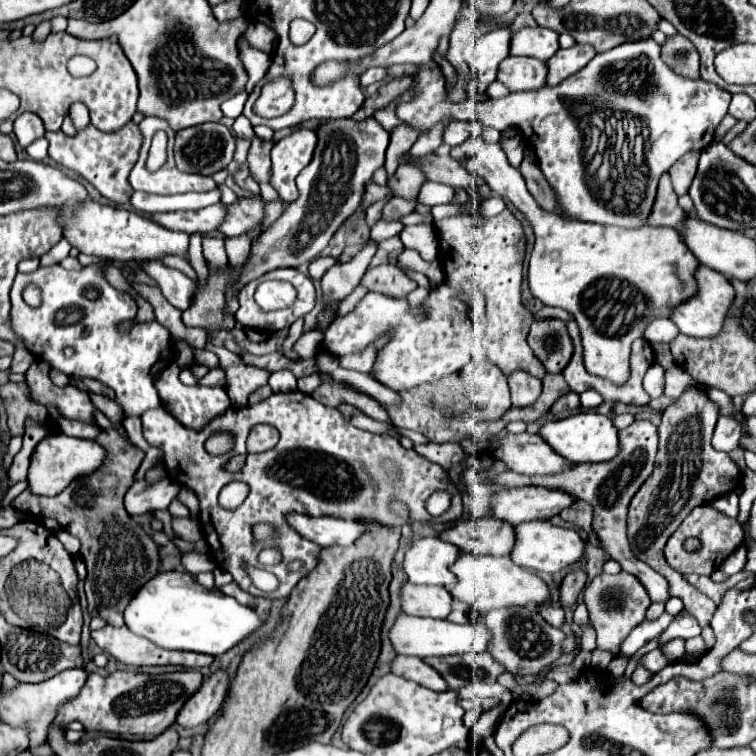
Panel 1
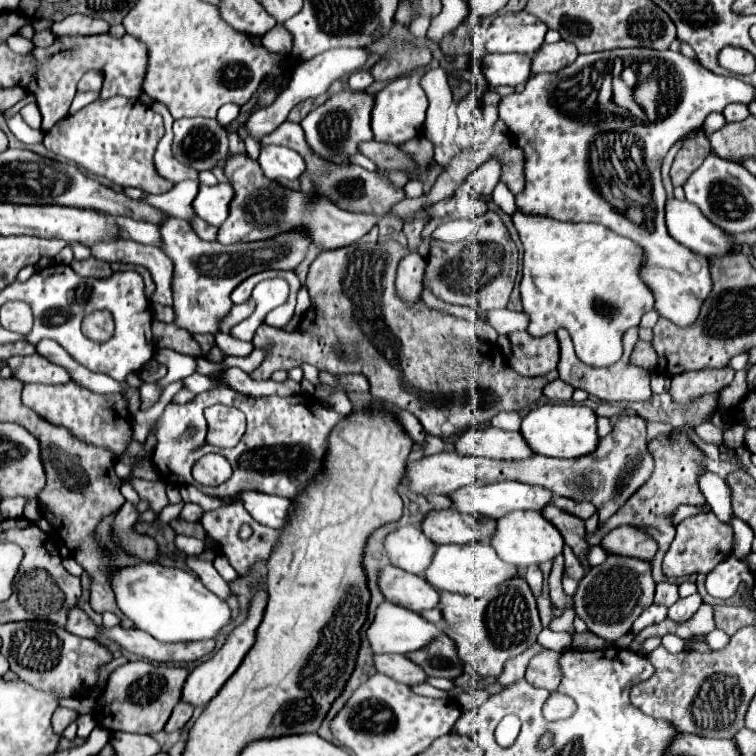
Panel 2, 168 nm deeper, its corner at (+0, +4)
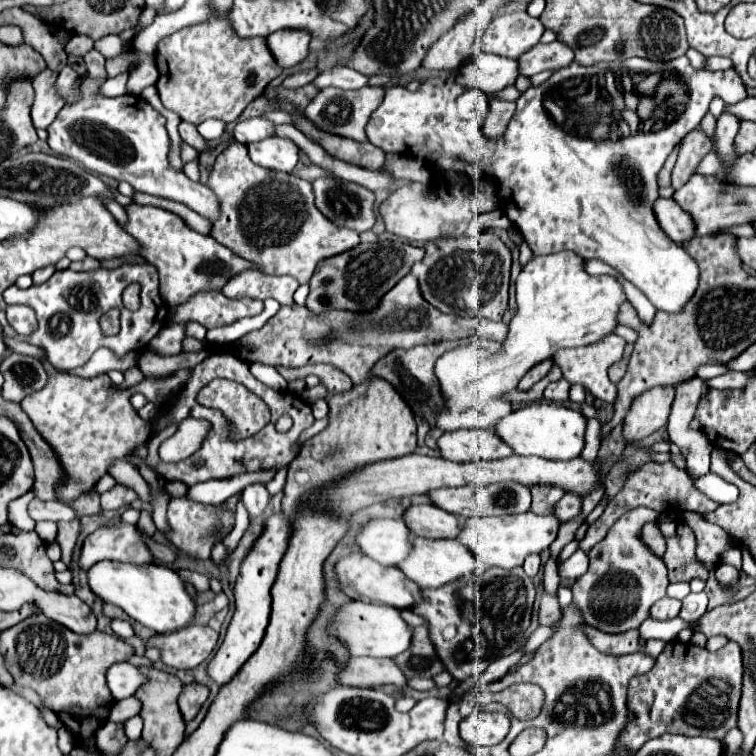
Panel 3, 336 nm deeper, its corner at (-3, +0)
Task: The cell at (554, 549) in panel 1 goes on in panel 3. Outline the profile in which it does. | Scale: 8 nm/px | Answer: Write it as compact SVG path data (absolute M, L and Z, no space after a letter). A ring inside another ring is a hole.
M533 512L509 514L509 516L487 516L487 518L465 518L457 538L471 550L471 556L479 556L483 562L499 568L517 568L531 552L541 552L551 546L557 538L559 520L555 516L539 516Z

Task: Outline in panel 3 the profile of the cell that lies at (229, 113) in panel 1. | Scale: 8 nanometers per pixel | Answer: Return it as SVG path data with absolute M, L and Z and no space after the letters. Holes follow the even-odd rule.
M205 120L203 124L197 126L199 134L205 138L205 140L217 140L221 138L223 130L225 130L225 122L219 122L219 120Z

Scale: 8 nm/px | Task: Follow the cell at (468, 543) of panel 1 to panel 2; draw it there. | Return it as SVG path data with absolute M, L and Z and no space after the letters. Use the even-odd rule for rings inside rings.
M434 510L420 526L430 540L436 544L468 544L468 542L488 542L496 532L496 520L478 522L472 514L462 514L458 510Z

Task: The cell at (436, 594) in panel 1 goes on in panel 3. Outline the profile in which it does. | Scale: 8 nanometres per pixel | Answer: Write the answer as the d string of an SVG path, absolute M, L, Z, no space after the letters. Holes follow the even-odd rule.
M353 552L343 556L337 564L335 564L335 576L341 584L341 592L345 596L349 596L351 600L361 600L361 602L371 602L371 604L385 604L385 606L393 606L393 608L411 608L419 602L419 586L415 582L411 582L407 576L403 576L403 572L399 572L393 566L381 566L379 562Z

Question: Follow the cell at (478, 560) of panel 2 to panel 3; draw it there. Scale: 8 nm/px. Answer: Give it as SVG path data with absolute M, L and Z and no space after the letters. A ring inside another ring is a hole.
M413 536L411 538L411 552L401 564L397 564L397 568L409 580L415 580L415 584L419 588L439 588L439 586L447 584L449 580L457 580L457 578L461 578L465 574L471 574L471 572L473 572L473 579L477 588L479 588L479 584L481 586L487 584L484 575L489 566L483 564L479 558L471 556L471 552L467 552L467 546L463 546L459 540L453 540L453 538L429 540L429 538Z

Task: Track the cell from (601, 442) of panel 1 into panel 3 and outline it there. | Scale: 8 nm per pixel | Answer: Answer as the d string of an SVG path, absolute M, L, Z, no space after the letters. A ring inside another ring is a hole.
M533 402L499 418L495 422L495 434L507 446L511 446L511 450L519 456L539 456L547 460L571 460L571 458L577 458L583 450L585 424L587 424L587 418L573 408L557 406L555 402Z

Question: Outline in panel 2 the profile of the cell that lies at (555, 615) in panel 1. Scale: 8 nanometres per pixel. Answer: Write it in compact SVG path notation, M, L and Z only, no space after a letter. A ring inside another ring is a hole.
M534 564L534 566L528 566L526 568L526 582L528 582L528 586L530 586L530 590L532 590L532 594L538 598L540 594L542 594L542 582L544 582L544 578L542 578L542 572L540 572L540 568Z

